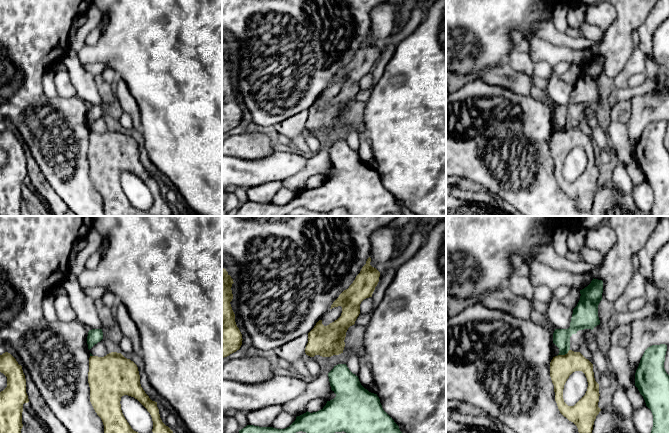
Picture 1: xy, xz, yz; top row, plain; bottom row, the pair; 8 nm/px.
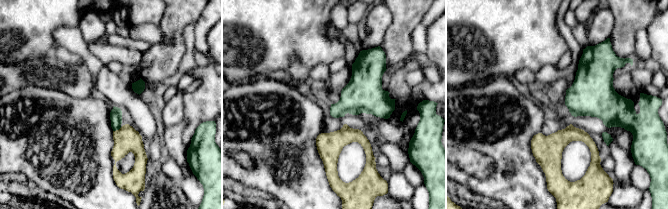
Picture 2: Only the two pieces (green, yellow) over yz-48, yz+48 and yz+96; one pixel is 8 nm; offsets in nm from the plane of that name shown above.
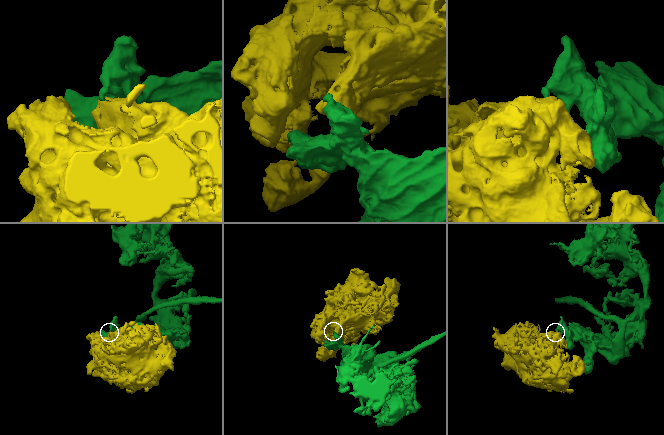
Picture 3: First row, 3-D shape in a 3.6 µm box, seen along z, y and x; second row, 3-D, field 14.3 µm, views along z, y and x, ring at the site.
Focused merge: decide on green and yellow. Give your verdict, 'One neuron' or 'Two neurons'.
Two neurons

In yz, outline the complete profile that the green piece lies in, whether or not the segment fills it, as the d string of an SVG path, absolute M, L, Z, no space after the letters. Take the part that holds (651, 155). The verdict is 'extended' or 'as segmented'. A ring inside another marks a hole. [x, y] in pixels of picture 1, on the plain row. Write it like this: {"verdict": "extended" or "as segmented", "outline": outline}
{"verdict": "as segmented", "outline": "M667 121L648 123L635 149L635 162L653 191L650 216L669 216L669 151L664 144Z"}

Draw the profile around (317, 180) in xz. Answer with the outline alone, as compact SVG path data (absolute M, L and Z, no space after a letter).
M316 174L309 178L307 187L310 189L317 188L326 181L327 177L325 174Z

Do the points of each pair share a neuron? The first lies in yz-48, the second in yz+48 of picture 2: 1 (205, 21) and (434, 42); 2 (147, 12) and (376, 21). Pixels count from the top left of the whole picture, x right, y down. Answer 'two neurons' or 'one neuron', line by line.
1: two neurons
2: one neuron

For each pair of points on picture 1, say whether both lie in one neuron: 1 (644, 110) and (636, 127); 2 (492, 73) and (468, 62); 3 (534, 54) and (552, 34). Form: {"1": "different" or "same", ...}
{"1": "same", "2": "different", "3": "different"}

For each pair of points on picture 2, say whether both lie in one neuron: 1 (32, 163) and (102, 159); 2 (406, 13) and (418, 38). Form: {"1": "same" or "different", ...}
{"1": "same", "2": "different"}

